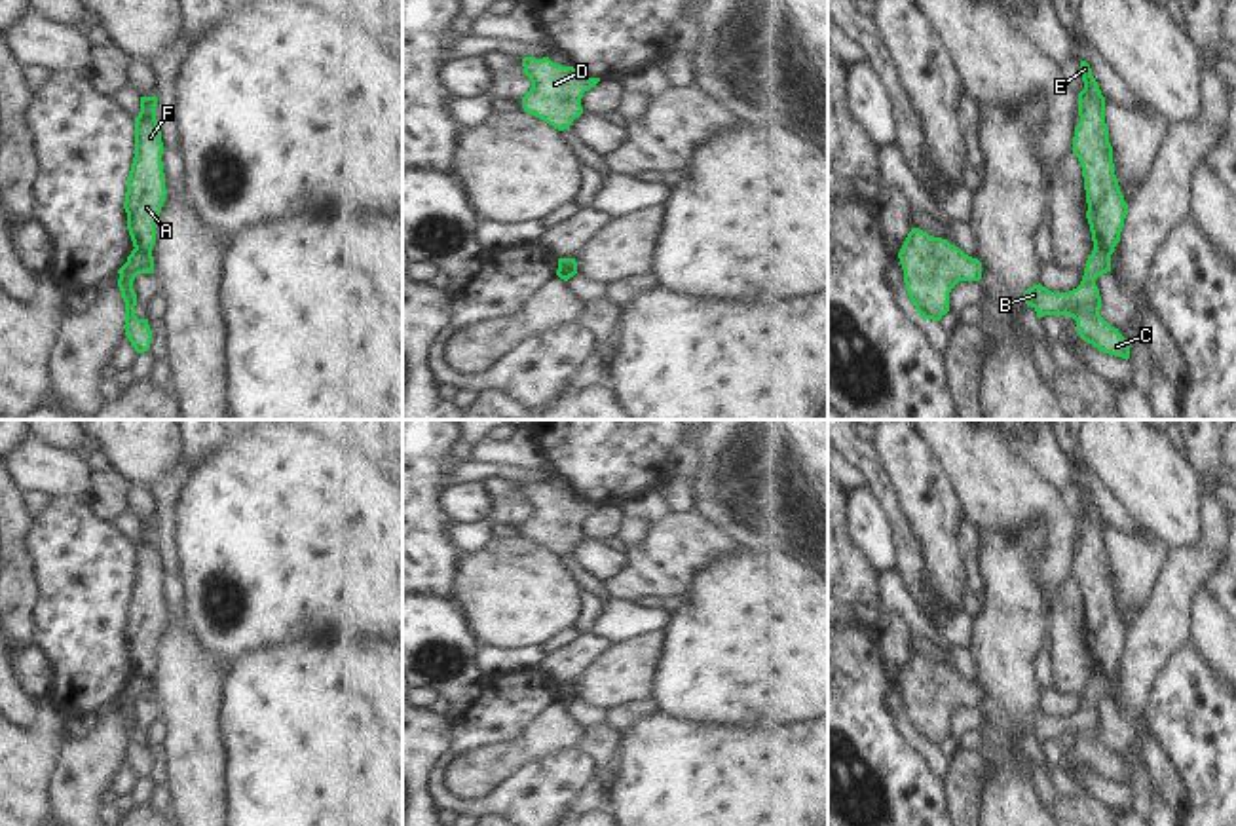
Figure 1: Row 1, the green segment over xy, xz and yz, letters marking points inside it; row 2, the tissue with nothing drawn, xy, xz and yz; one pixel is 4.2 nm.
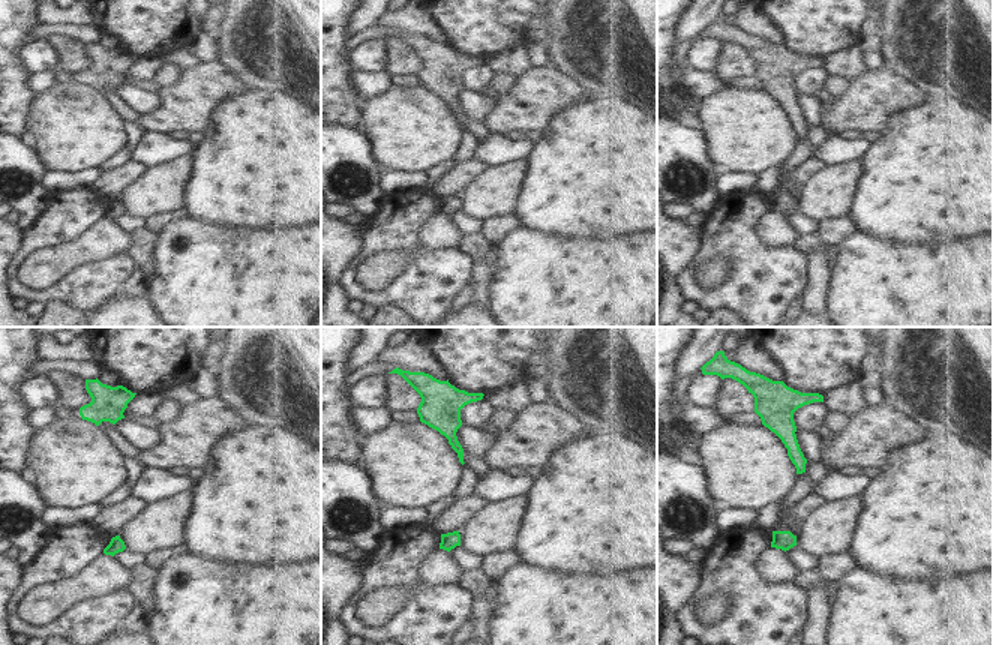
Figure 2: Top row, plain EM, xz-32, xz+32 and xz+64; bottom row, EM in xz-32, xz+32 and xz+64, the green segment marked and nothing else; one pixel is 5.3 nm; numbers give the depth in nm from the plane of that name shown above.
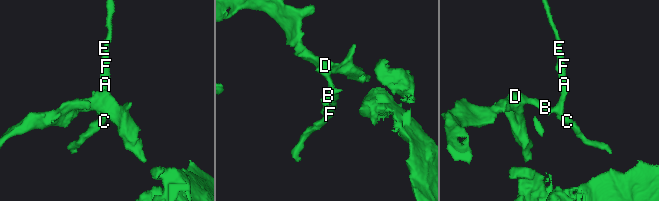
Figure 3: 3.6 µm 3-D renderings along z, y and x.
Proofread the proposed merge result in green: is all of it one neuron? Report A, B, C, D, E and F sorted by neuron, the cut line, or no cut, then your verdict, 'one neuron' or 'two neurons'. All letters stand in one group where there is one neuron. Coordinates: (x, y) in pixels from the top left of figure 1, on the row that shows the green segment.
groups A E F / B C D; cut xy (135, 247), (150, 253); two neurons

